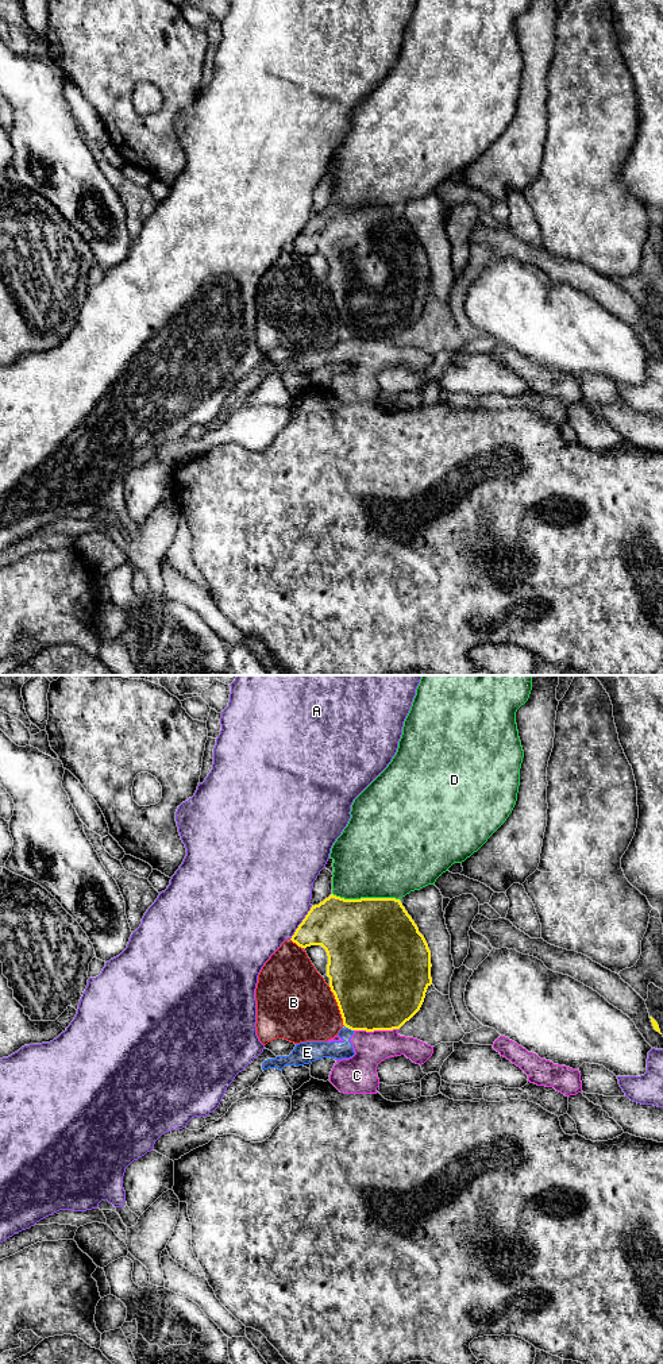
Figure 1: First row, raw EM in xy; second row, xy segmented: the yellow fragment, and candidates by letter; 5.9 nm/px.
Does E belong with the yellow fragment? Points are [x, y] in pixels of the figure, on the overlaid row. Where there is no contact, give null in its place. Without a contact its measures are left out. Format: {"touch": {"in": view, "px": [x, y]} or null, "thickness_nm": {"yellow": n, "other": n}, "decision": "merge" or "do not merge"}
{"touch": {"in": "xy", "px": [349, 1028]}, "thickness_nm": {"yellow": 440, "other": 110}, "decision": "do not merge"}

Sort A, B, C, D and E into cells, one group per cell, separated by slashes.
A / B / C E / D

